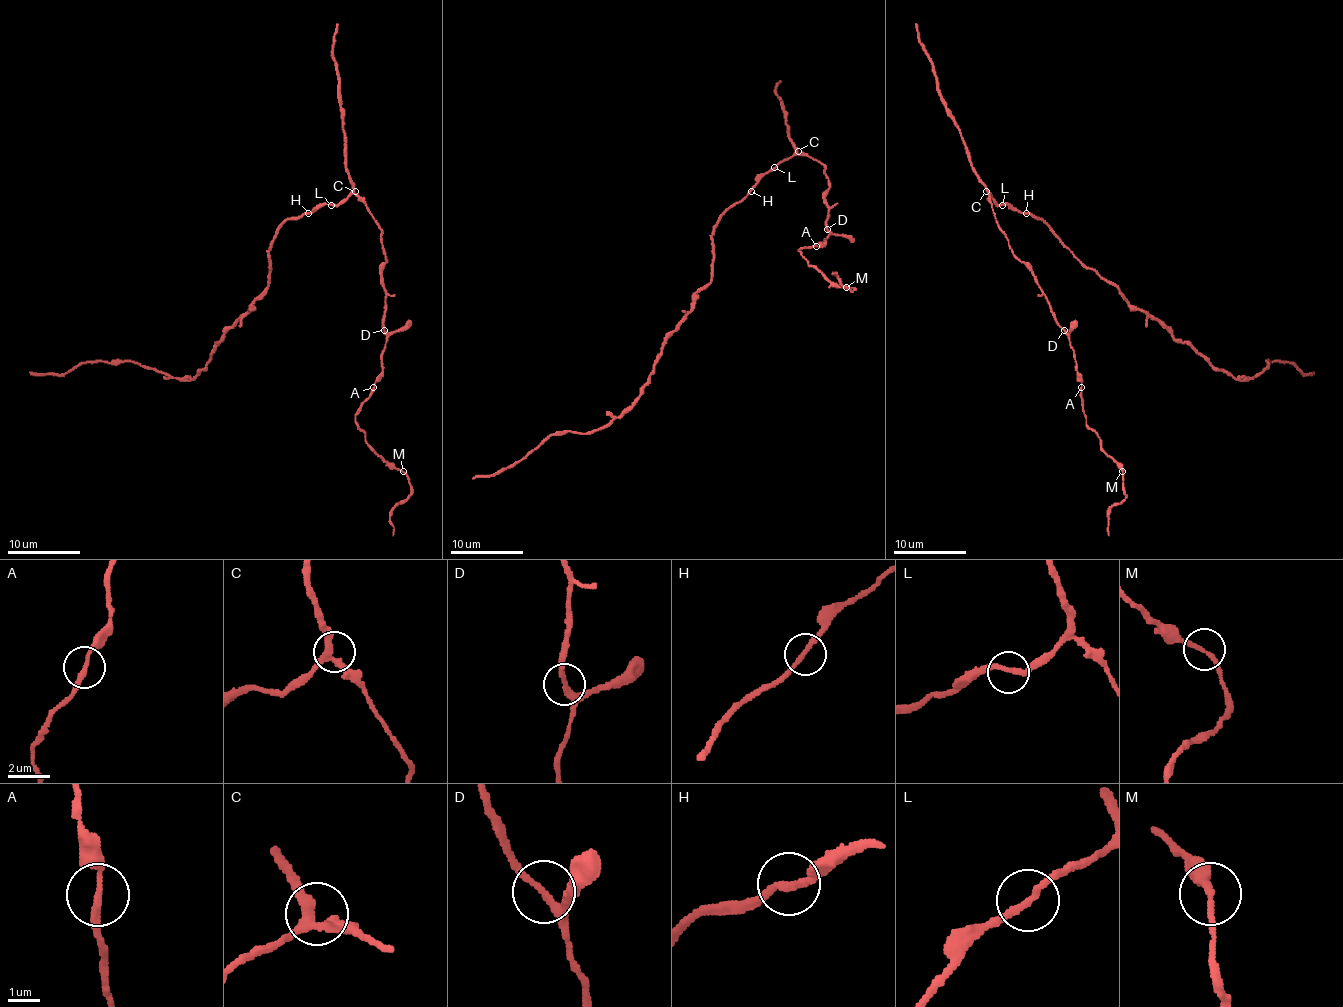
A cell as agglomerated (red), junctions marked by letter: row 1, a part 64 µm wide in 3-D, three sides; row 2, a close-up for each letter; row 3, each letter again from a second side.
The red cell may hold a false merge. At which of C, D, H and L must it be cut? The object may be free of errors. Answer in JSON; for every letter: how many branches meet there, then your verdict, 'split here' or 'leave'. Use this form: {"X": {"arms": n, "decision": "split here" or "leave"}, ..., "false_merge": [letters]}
{"C": {"arms": 3, "decision": "leave"}, "D": {"arms": 3, "decision": "leave"}, "H": {"arms": 2, "decision": "leave"}, "L": {"arms": 2, "decision": "leave"}, "false_merge": []}

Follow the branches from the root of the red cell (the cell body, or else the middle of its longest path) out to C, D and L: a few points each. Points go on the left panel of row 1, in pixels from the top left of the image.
C: (308, 214), (324, 203), (340, 203), (355, 191)
D: (308, 214), (324, 203), (340, 203), (351, 194), (364, 203), (380, 229), (386, 256), (382, 269), (384, 329)
L: (308, 214), (324, 203), (331, 205)

